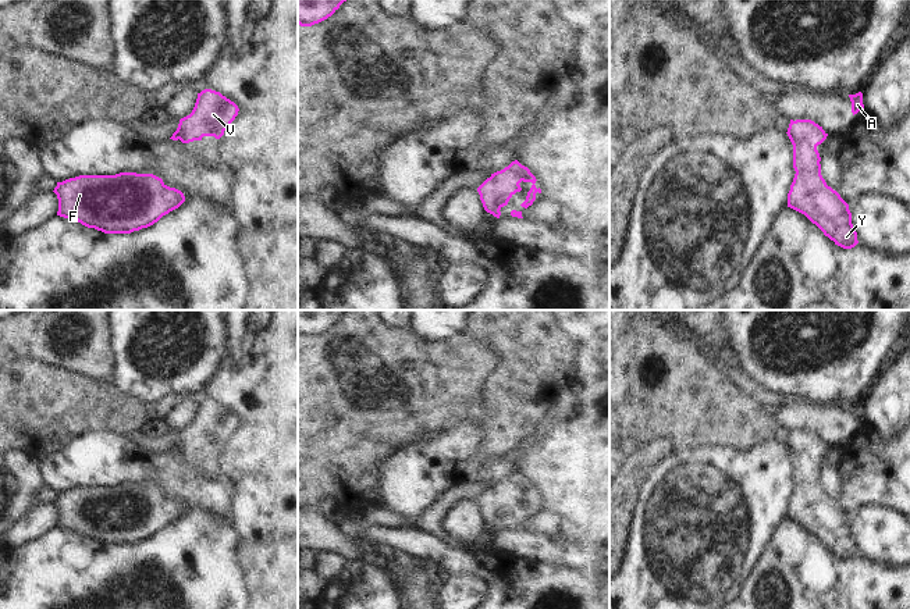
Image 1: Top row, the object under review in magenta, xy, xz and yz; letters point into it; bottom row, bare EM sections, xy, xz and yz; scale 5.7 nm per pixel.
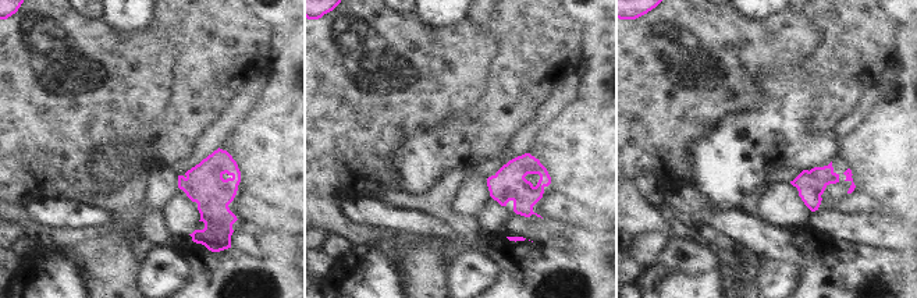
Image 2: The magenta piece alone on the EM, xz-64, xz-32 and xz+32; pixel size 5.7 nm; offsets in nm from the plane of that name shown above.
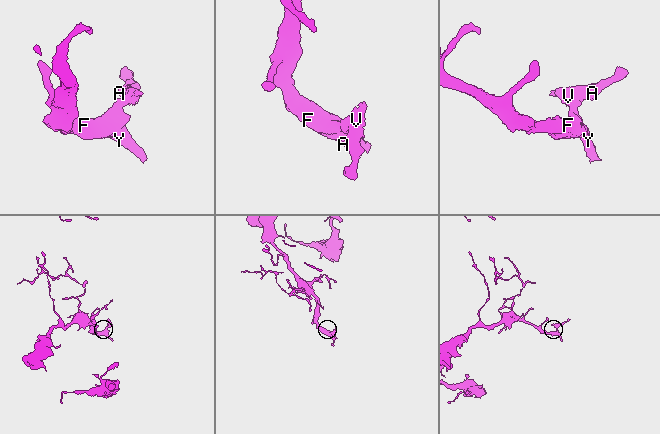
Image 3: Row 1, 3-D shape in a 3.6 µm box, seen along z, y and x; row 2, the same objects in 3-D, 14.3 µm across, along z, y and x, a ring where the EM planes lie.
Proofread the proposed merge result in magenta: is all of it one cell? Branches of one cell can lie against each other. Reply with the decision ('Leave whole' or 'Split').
Leave whole

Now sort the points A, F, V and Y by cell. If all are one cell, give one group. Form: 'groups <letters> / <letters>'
groups A F V Y

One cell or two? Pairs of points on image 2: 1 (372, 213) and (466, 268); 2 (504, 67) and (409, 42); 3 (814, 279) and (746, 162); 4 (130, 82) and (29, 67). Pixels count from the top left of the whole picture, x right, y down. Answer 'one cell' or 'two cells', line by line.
1: two cells
2: one cell
3: two cells
4: one cell

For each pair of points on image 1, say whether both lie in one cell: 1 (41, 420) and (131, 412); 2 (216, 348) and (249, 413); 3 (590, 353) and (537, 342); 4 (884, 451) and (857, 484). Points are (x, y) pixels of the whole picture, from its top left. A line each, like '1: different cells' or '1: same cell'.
1: same cell
2: different cells
3: different cells
4: same cell

